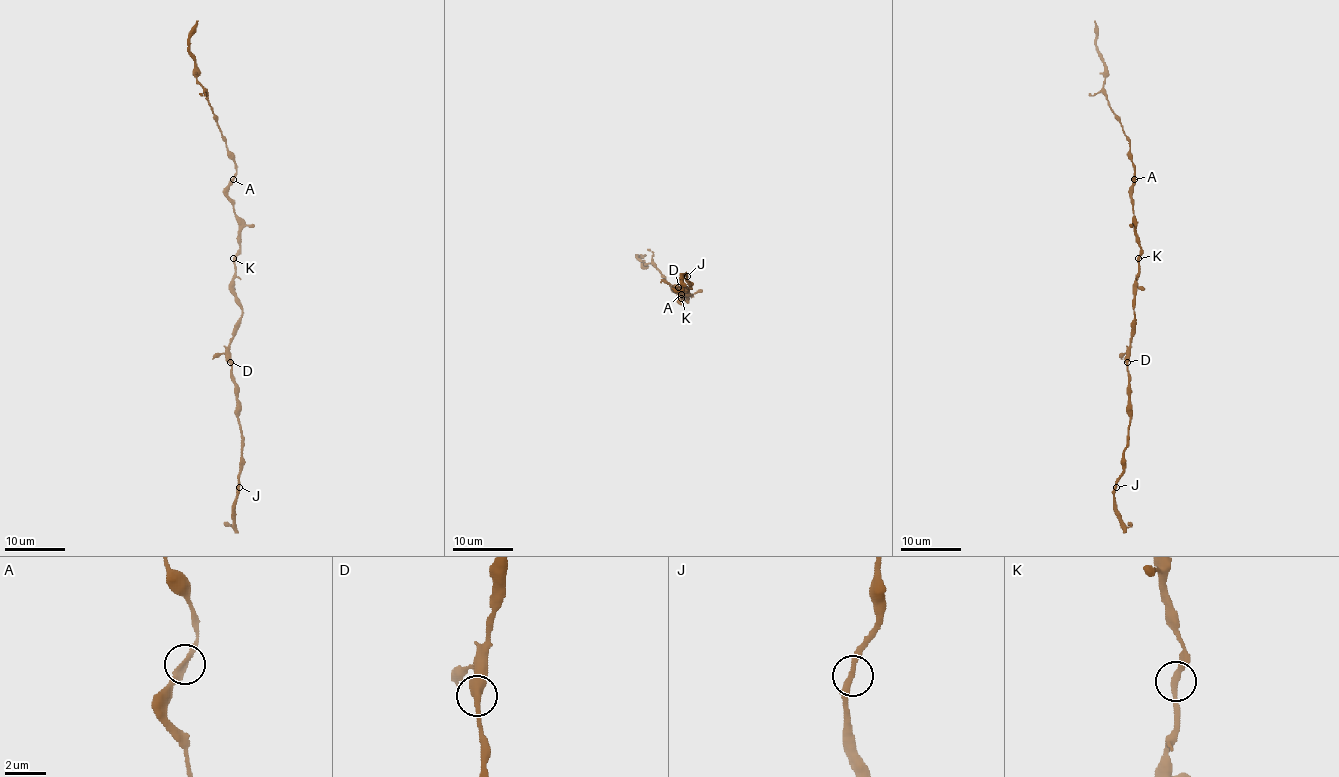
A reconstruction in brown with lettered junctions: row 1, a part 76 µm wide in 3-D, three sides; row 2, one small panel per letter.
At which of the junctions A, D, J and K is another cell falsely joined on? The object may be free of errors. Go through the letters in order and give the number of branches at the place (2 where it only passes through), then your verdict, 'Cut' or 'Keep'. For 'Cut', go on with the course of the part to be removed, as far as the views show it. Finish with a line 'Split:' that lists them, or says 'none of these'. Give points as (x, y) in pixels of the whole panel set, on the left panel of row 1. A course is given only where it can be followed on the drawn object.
A: Branches: 2. Keep
D: Branches: 2. Keep
J: Branches: 2. Keep
K: Branches: 2. Keep
Split: none of these

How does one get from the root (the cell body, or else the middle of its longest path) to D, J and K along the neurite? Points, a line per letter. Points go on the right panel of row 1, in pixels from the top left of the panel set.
D: (1138, 272), (1134, 298), (1134, 335), (1126, 361)
J: (1138, 272), (1134, 298), (1134, 335), (1128, 351), (1128, 446), (1123, 452), (1123, 473), (1116, 487)
K: (1138, 272), (1138, 258)

